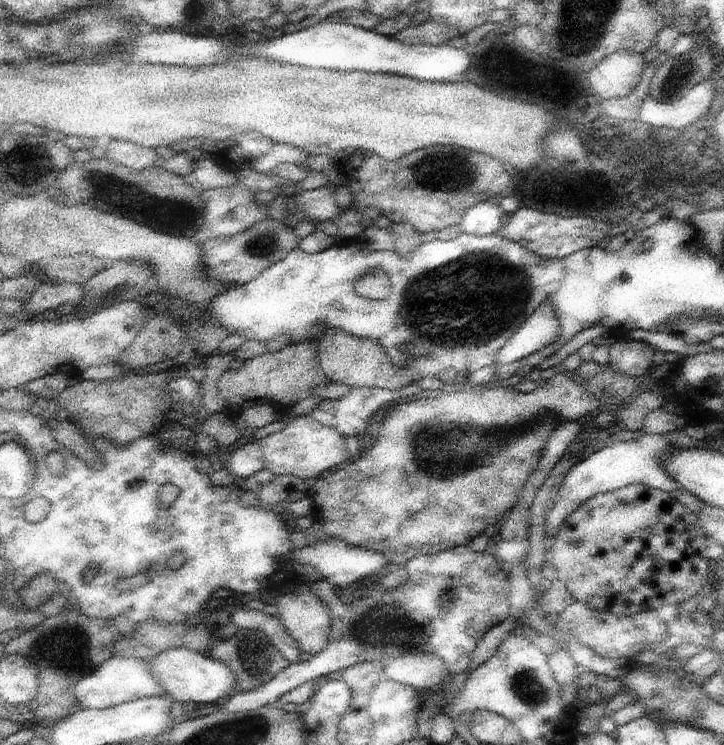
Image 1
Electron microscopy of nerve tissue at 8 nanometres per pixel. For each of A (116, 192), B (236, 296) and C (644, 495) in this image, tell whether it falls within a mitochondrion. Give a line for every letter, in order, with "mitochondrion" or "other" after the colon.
A: mitochondrion
B: other
C: other

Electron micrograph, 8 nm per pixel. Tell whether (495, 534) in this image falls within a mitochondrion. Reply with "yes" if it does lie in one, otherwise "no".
no

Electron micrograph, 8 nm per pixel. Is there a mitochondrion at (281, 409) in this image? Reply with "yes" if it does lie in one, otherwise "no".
no

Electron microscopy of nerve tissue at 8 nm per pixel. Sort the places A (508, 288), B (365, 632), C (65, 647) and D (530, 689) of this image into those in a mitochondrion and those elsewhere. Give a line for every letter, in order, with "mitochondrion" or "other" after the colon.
A: mitochondrion
B: mitochondrion
C: mitochondrion
D: mitochondrion

